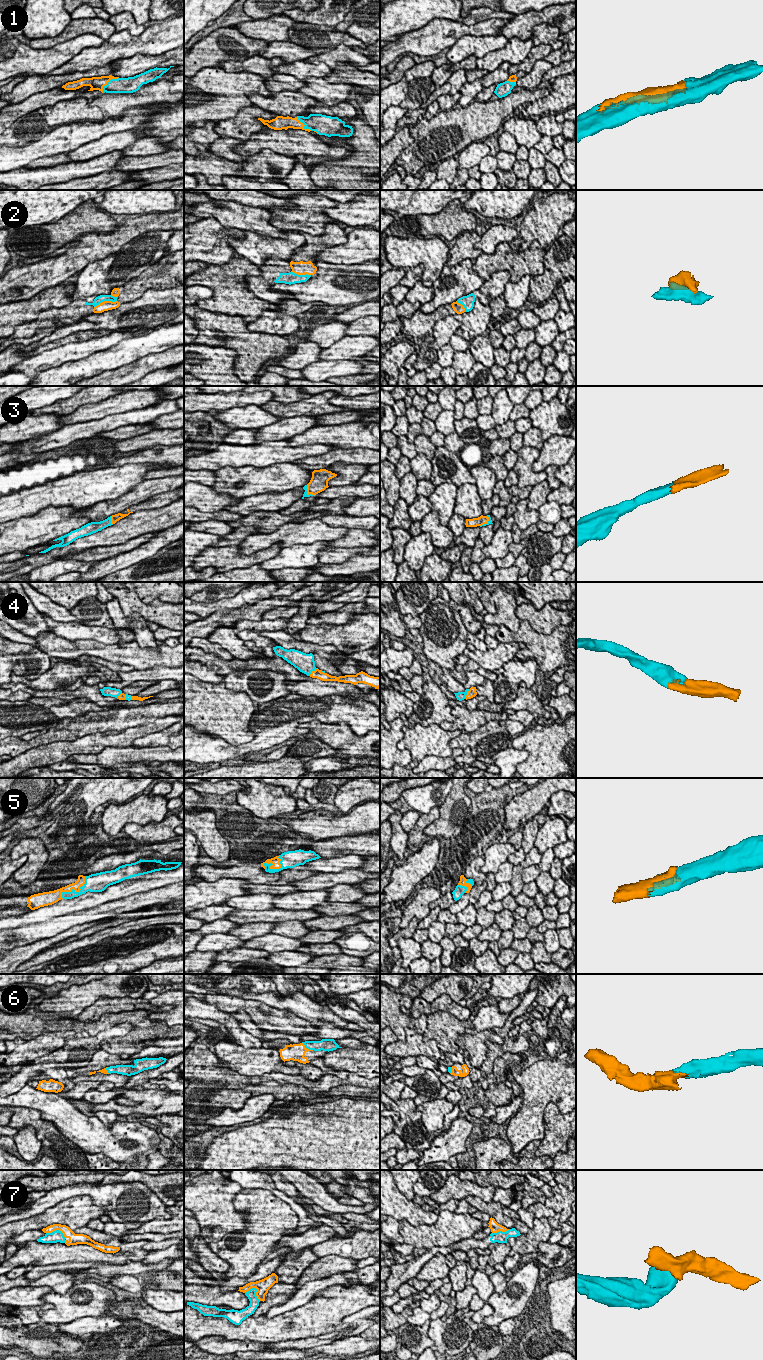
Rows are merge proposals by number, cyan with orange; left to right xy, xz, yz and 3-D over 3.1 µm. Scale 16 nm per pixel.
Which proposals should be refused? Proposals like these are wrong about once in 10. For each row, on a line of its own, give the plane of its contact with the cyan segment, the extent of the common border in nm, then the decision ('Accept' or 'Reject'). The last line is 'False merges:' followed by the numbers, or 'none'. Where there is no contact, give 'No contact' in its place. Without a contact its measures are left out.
1: Touches cyan in xy. Shared border 360 nm. Accept
2: Touches cyan in xy. Shared border 380 nm. Reject
3: Touches cyan in xy. Shared border 150 nm. Accept
4: Touches cyan in xz. Shared border 190 nm. Accept
5: Touches cyan in xy. Shared border 550 nm. Accept
6: Touches cyan in xz. Shared border 220 nm. Accept
7: Touches cyan in xz. Shared border 300 nm. Reject
False merges: 2, 7

